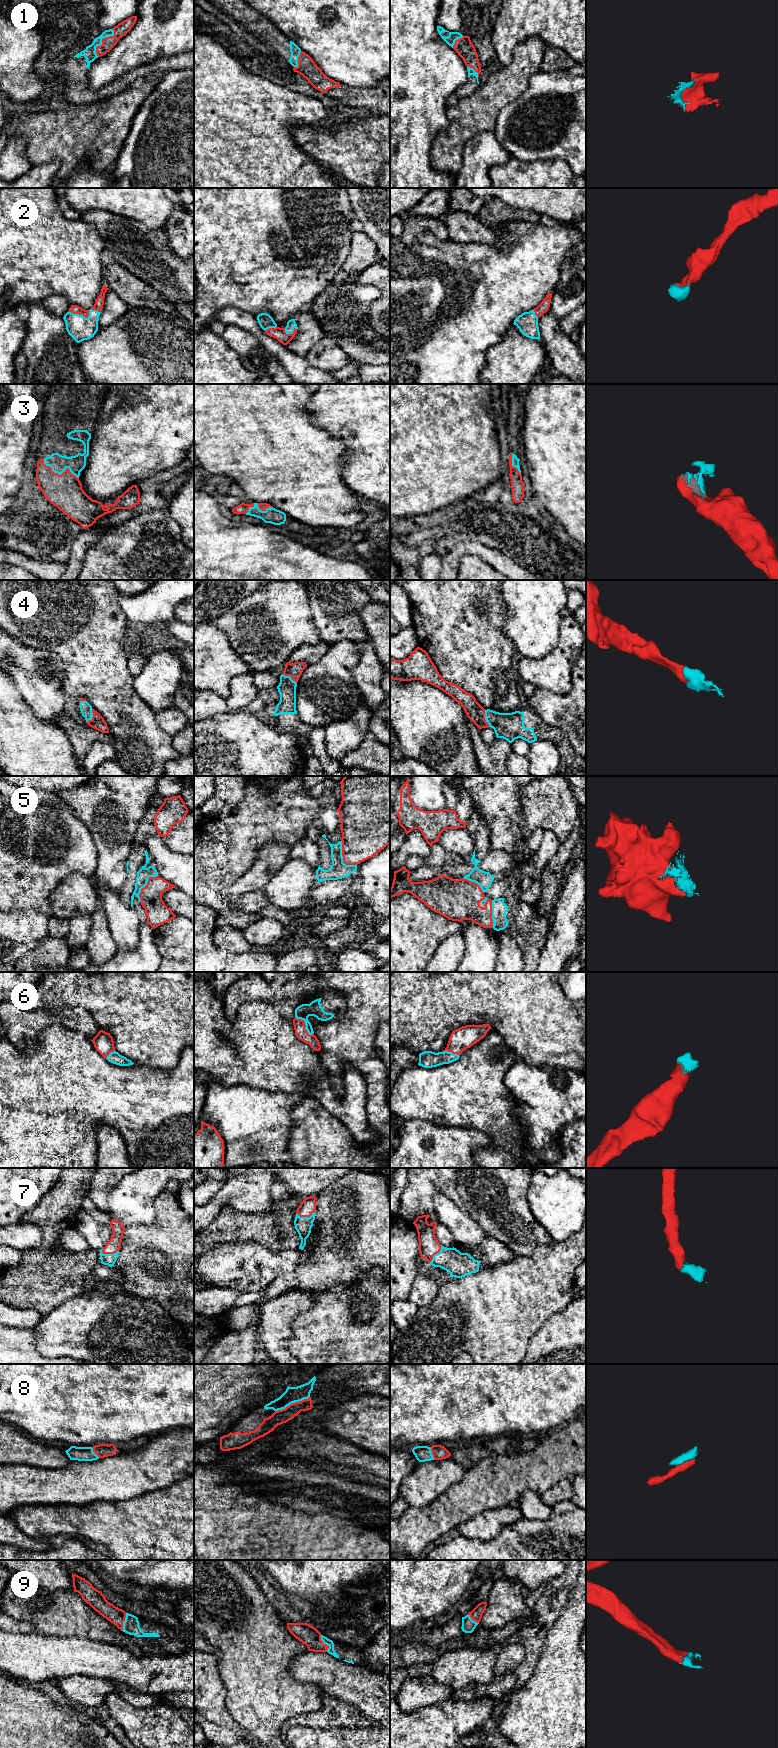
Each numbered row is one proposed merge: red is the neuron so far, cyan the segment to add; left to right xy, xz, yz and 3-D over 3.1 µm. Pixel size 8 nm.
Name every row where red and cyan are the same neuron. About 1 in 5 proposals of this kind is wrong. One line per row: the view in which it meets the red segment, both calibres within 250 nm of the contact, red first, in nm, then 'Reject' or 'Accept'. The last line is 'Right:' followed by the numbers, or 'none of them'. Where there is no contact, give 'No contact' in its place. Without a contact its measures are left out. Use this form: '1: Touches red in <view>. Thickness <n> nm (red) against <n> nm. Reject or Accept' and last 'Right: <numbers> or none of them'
1: Touches red in xy. Thickness 100 nm (red) against 100 nm. Accept
2: Touches red in xy. Thickness 70 nm (red) against 190 nm. Accept
3: Touches red in xy. Thickness 280 nm (red) against 140 nm. Accept
4: Touches red in yz. Thickness 150 nm (red) against 220 nm. Accept
5: Touches red in xz. Thickness 360 nm (red) against 140 nm. Accept
6: Touches red in xz. Thickness 100 nm (red) against 120 nm. Accept
7: Touches red in xy. Thickness 110 nm (red) against 100 nm. Accept
8: Touches red in xz. Thickness 120 nm (red) against 130 nm. Accept
9: Touches red in xz. Thickness 160 nm (red) against 50 nm. Accept
Right: 1, 2, 3, 4, 5, 6, 7, 8, 9

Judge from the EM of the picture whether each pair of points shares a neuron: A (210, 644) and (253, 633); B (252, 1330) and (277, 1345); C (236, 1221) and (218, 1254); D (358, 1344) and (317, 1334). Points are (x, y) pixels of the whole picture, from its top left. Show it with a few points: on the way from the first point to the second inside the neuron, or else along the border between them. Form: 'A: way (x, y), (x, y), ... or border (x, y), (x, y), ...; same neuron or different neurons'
A: border (211, 623), (225, 633), (230, 646), (241, 659); different neurons
B: border (259, 1324), (258, 1345); different neurons
C: border (249, 1242), (219, 1242), (204, 1252); different neurons
D: way (348, 1343), (339, 1337), (327, 1337); same neuron

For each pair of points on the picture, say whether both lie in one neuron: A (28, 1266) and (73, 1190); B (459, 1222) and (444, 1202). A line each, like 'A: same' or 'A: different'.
A: same
B: same

